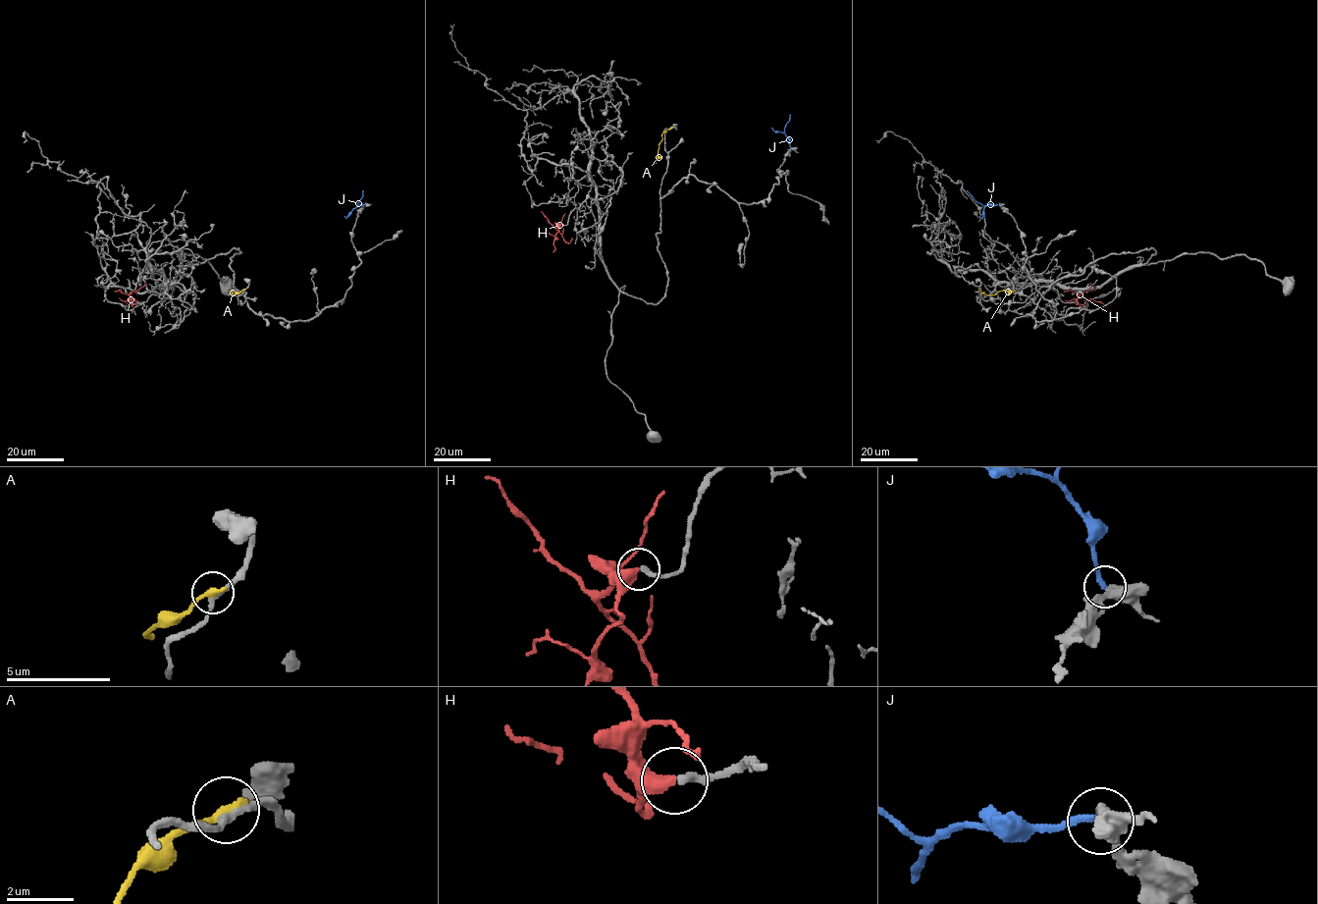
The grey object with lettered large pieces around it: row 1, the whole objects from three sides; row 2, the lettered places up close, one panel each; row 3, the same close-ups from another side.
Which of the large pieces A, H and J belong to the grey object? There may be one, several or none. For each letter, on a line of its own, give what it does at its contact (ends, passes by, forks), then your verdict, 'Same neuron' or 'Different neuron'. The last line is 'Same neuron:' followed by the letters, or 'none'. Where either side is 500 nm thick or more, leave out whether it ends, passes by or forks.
A: It ends there. Different neuron
H: It ends there. Same neuron
J: It ends there. Different neuron
Same neuron: H

